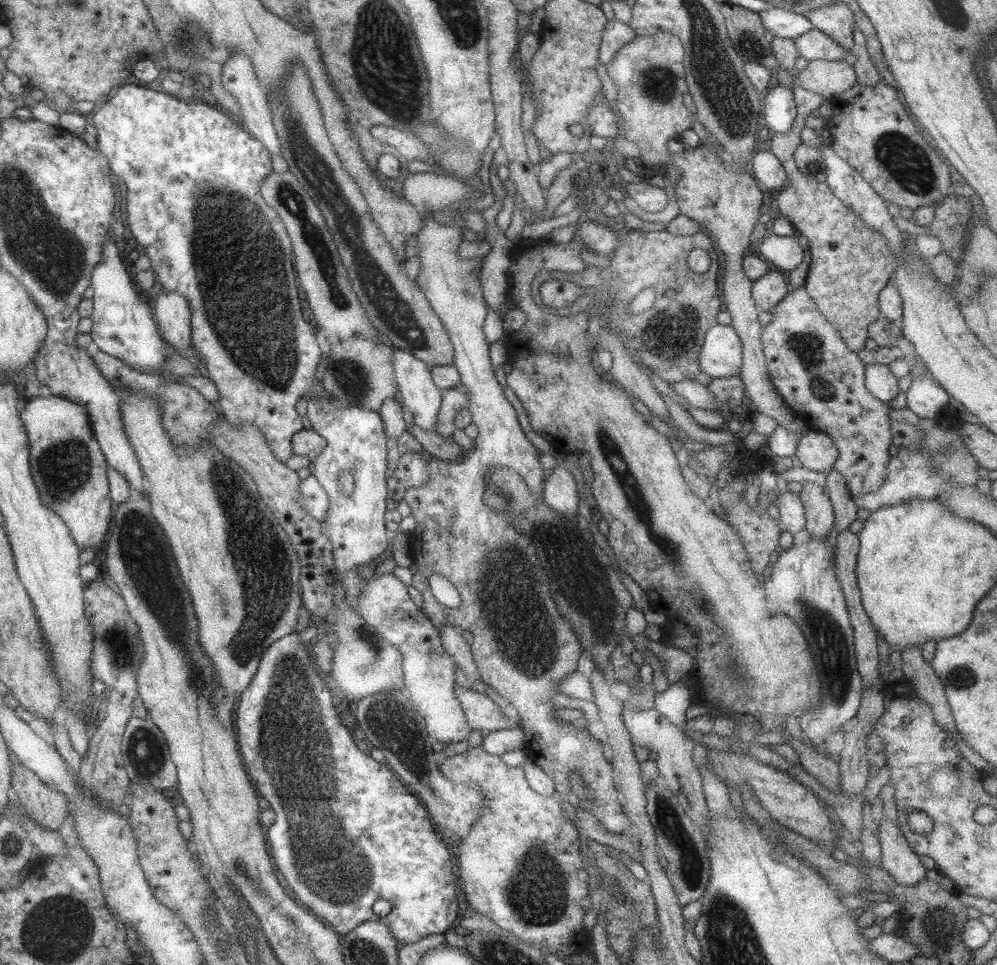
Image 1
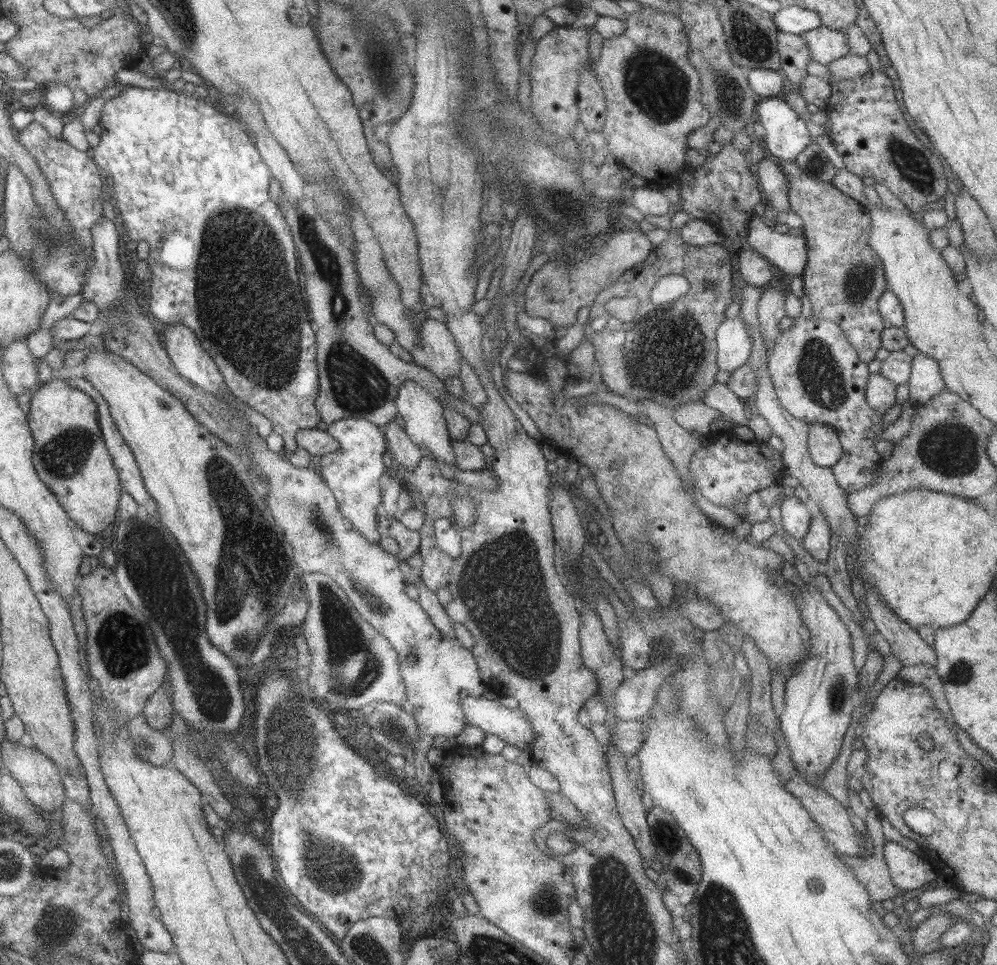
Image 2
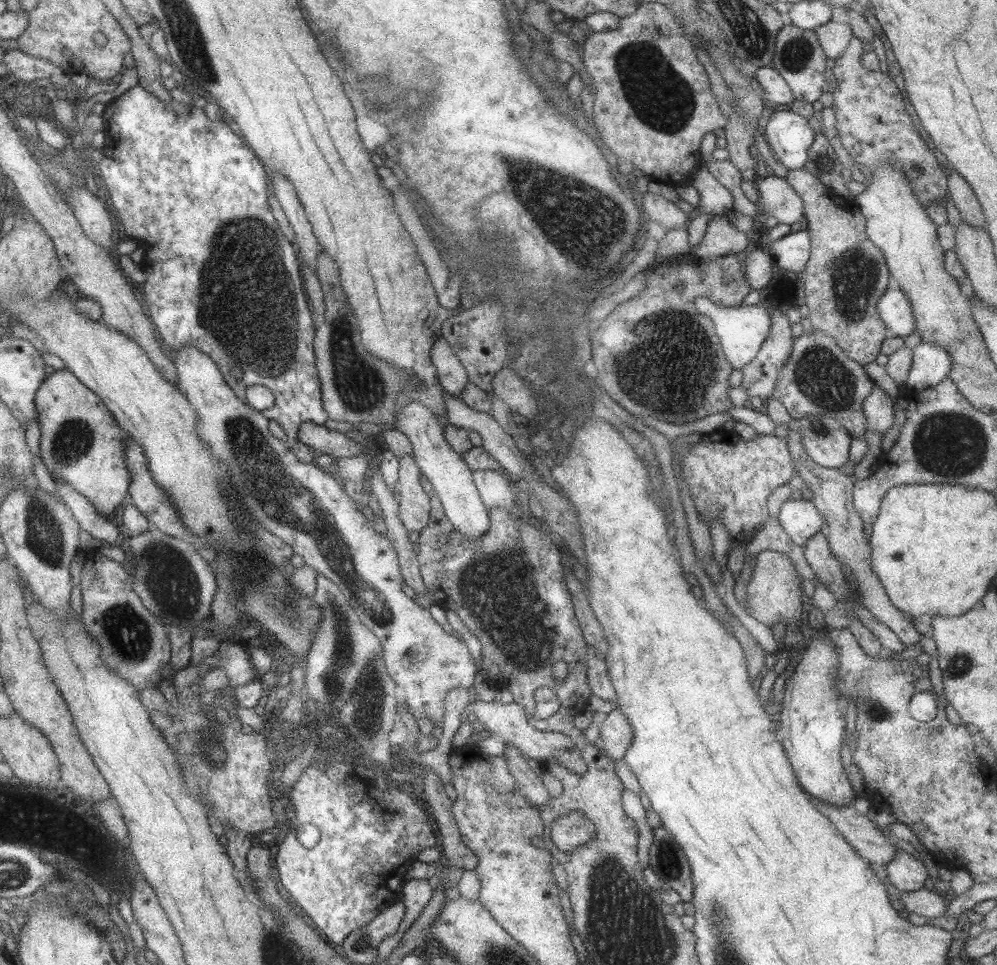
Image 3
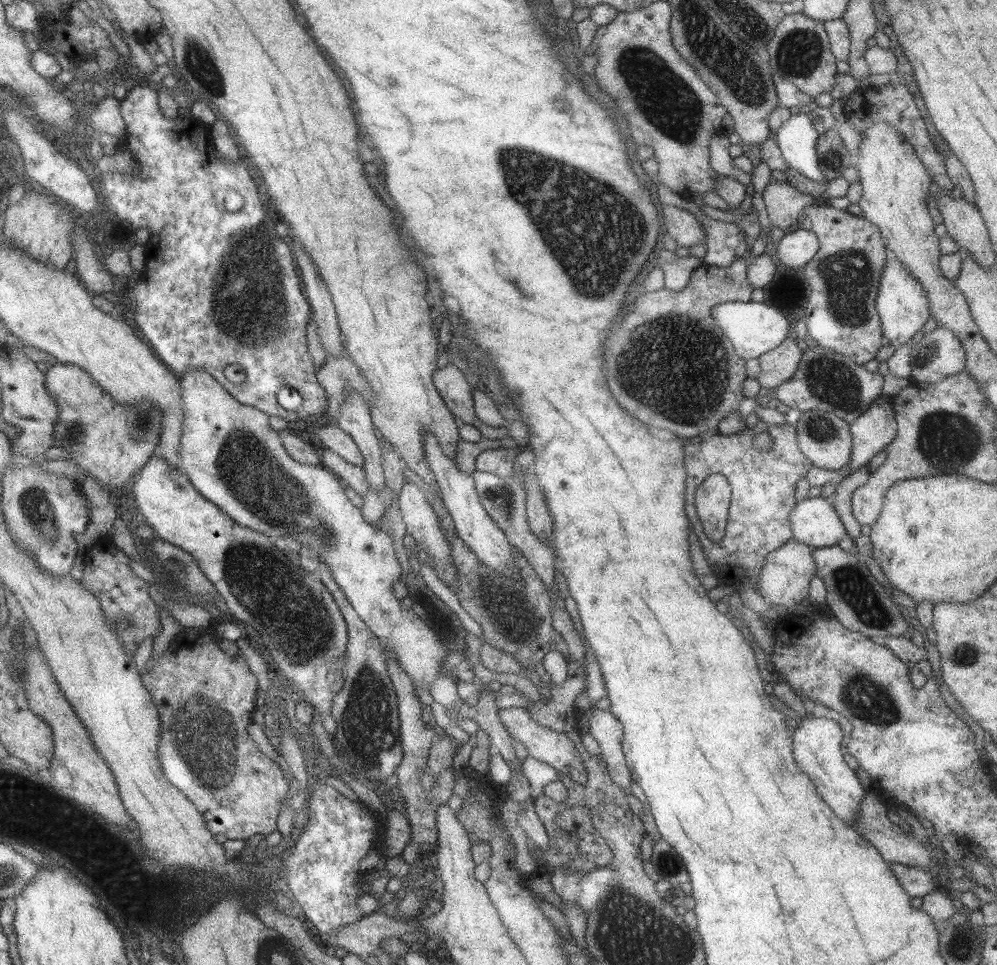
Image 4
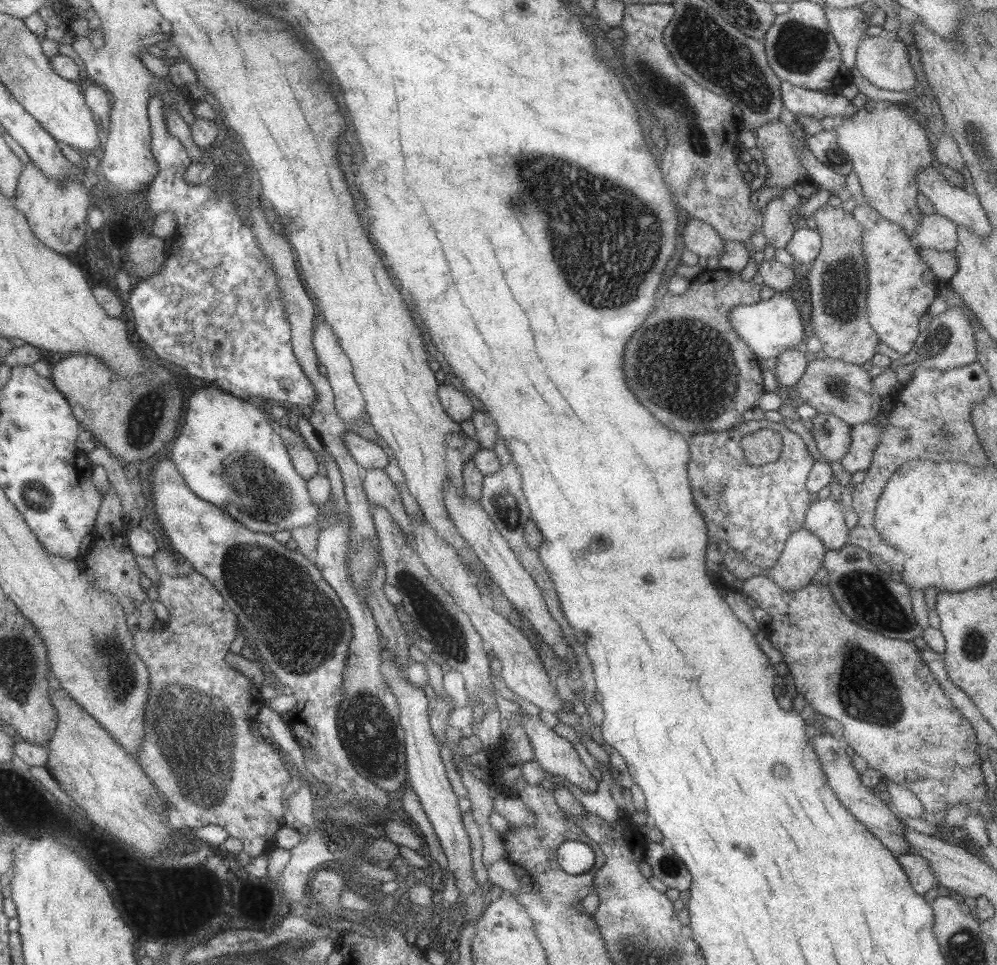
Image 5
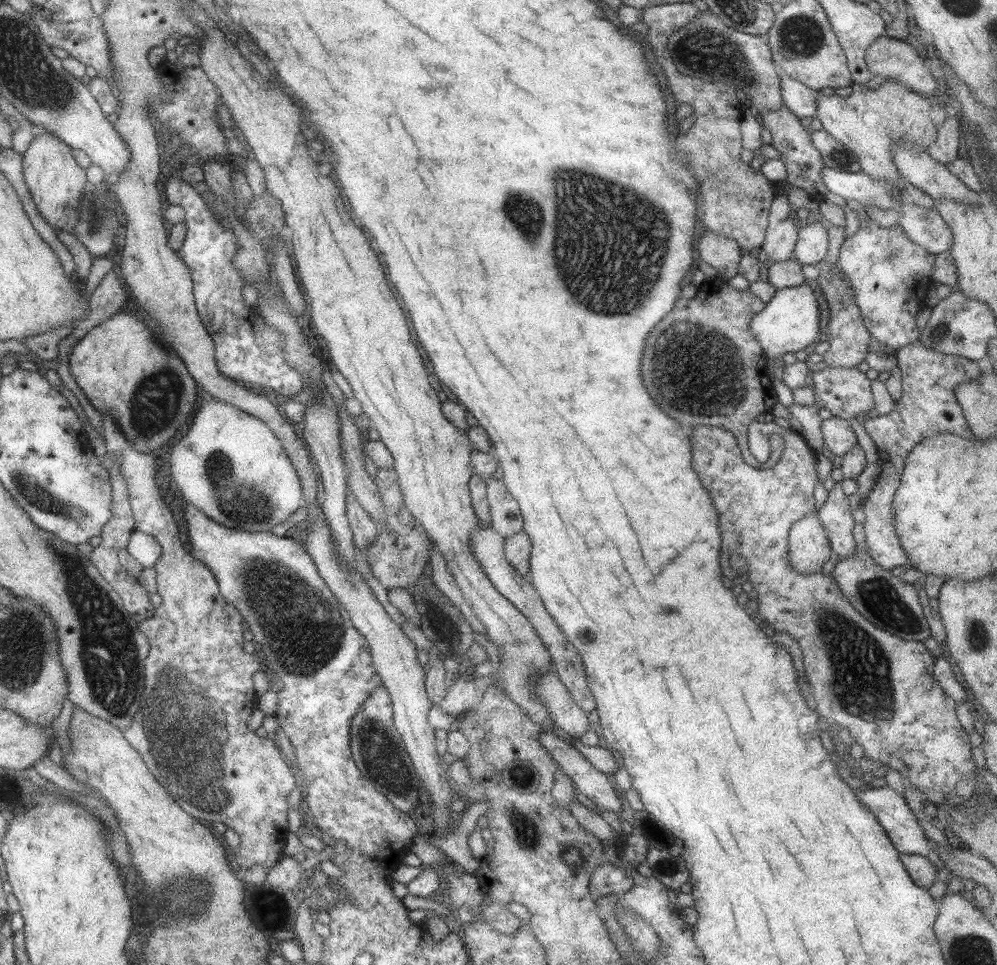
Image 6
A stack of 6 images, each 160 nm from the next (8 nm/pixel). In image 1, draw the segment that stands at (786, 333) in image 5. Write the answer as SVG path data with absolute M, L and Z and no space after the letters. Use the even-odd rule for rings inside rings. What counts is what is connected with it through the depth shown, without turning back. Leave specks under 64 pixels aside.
M715 324L705 334L699 352L699 370L711 378L740 374L742 342L730 324Z

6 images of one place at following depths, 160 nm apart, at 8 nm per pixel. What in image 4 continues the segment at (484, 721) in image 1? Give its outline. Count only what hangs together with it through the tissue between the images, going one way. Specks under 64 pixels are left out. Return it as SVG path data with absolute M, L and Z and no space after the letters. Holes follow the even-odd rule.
M523 707L499 708L498 716L511 739L519 741L526 748L529 757L552 766L556 771L566 774L573 782L585 784L586 768L583 766L582 758L576 751L573 741L569 740L565 734L533 722Z

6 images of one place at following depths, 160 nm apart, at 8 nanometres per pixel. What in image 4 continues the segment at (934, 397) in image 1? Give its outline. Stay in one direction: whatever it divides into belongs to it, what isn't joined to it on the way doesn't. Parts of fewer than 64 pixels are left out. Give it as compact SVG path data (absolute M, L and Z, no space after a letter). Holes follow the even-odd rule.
M936 327L909 351L911 383L937 383L964 370L965 353L953 333Z

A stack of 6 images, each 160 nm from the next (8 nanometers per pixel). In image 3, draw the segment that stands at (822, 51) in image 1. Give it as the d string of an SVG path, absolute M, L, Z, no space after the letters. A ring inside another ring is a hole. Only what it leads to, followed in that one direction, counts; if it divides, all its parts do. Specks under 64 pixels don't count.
M827 21L814 29L823 54L834 61L838 59L847 48L848 42L853 37L850 23Z

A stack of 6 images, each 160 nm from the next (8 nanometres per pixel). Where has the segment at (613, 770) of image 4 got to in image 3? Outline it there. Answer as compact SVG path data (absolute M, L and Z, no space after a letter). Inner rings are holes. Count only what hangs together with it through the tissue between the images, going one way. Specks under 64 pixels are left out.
M613 708L608 715L600 718L599 728L605 754L611 760L624 758L625 751L633 740L632 726L627 717Z

